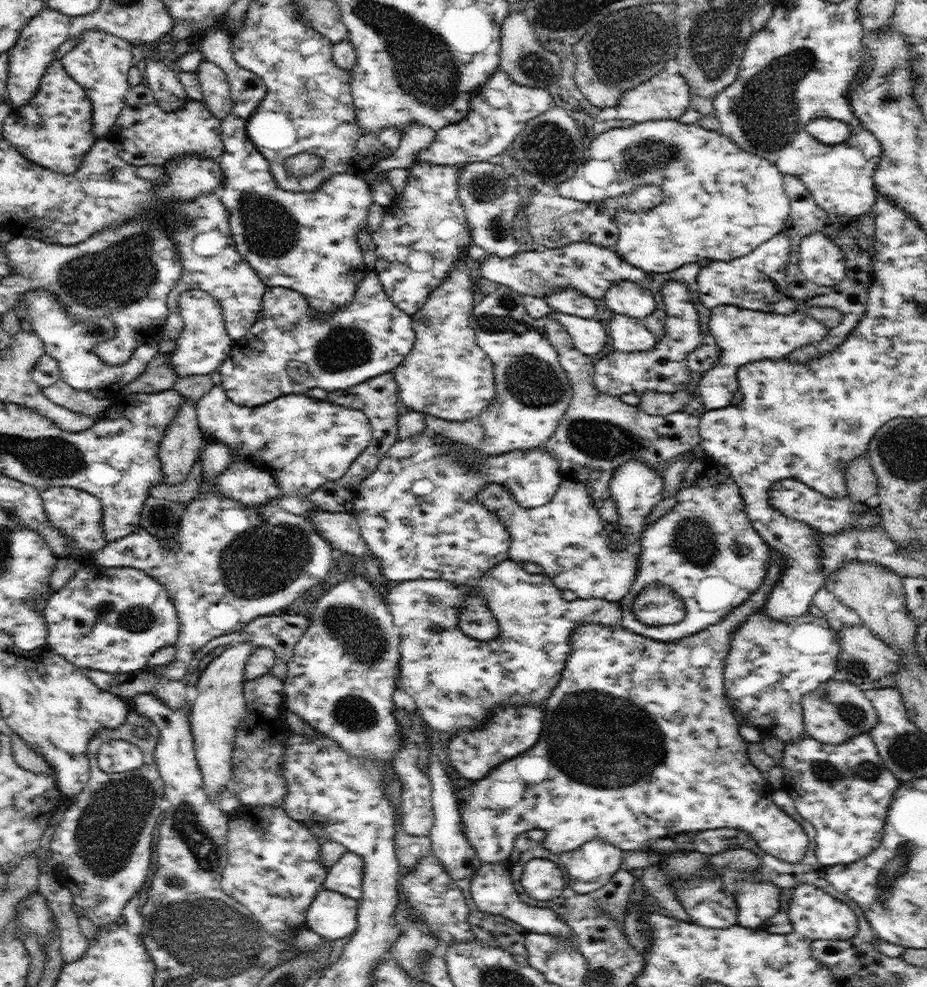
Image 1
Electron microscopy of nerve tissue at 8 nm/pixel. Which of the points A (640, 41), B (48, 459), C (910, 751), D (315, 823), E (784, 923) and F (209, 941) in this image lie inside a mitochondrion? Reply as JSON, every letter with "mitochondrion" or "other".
{"A":"mitochondrion","B":"mitochondrion","C":"mitochondrion","D":"other","E":"other","F":"mitochondrion"}

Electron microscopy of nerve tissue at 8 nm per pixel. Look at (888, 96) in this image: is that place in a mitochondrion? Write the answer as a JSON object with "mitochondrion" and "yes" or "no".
{"mitochondrion":"yes"}

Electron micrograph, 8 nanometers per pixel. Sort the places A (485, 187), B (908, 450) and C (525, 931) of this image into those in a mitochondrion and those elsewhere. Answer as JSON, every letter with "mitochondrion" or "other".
{"A":"mitochondrion","B":"mitochondrion","C":"other"}

